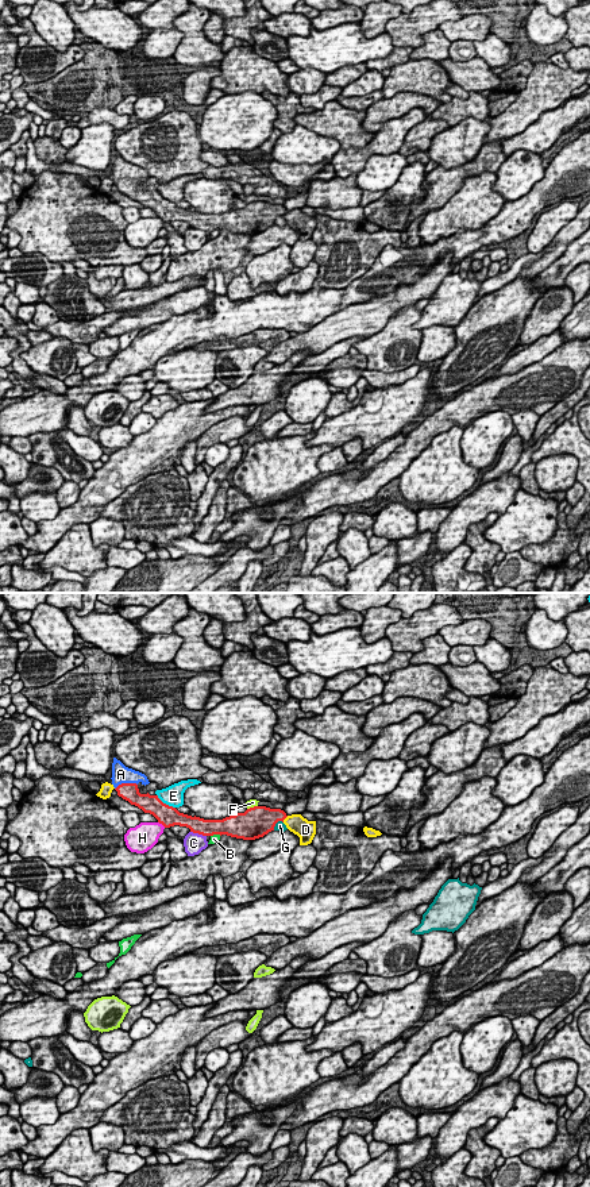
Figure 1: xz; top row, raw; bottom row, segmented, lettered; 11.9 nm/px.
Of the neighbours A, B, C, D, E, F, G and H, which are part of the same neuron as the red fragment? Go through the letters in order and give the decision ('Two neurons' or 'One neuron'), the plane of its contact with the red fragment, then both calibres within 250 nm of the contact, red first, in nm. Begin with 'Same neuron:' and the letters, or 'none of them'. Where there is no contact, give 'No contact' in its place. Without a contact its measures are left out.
Same neuron: A
A: One neuron. Touches red in xz. Thickness 220 nm (red) against 220 nm
B: Two neurons. Touches red in xz. Thickness 260 nm (red) against 100 nm
C: Two neurons. Touches red in xz. Thickness 190 nm (red) against 240 nm
D: Two neurons. Touches red in xz. Thickness 280 nm (red) against 220 nm
E: Two neurons. Touches red in xz. Thickness 240 nm (red) against 260 nm
F: Two neurons. Touches red in xz. Thickness 360 nm (red) against 100 nm
G: Two neurons. Touches red in xz. Thickness 360 nm (red) against 120 nm
H: Two neurons. Touches red in xz. Thickness 240 nm (red) against 300 nm

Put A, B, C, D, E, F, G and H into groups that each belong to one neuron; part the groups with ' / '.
A / B / C / D / E / F / G / H

